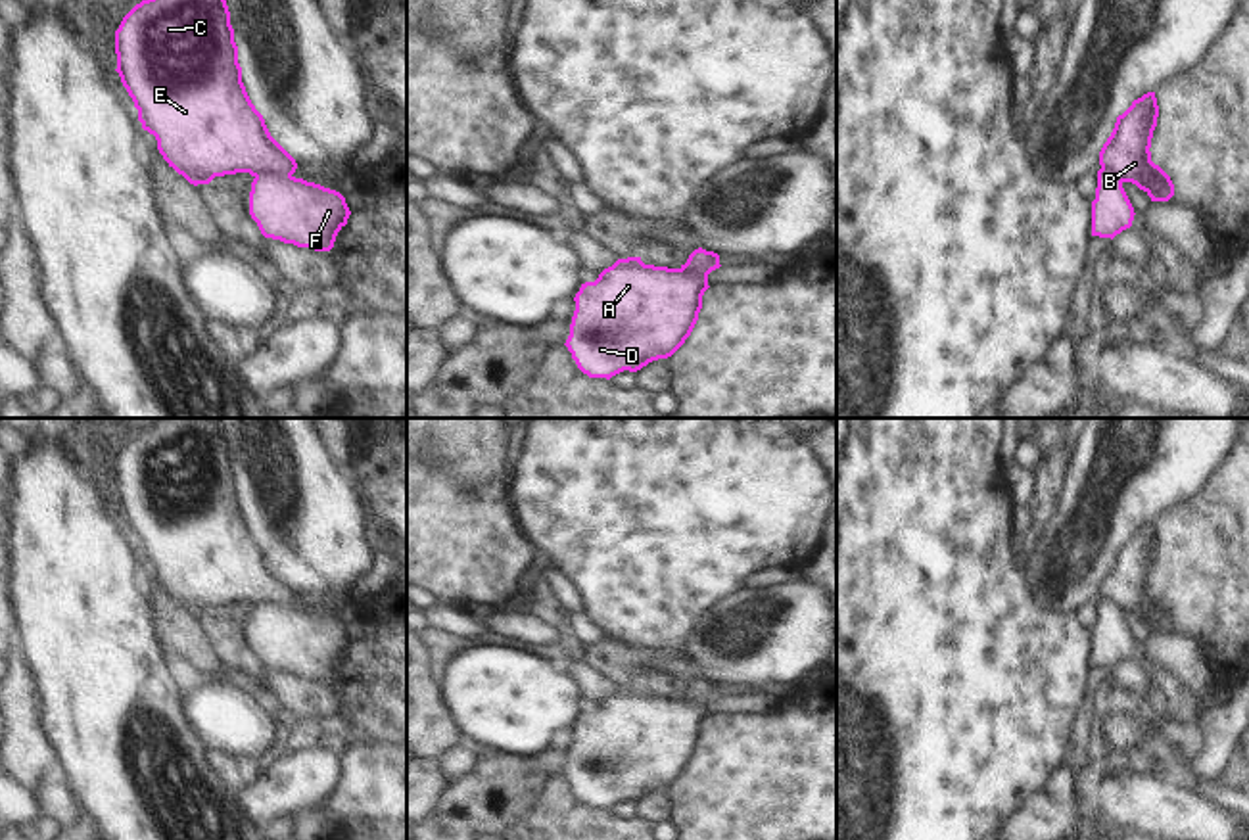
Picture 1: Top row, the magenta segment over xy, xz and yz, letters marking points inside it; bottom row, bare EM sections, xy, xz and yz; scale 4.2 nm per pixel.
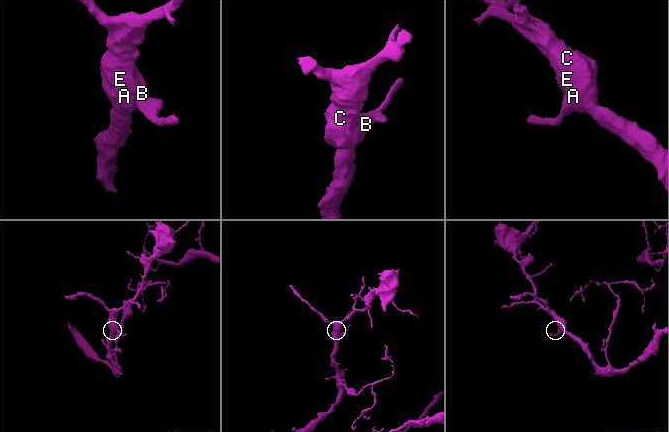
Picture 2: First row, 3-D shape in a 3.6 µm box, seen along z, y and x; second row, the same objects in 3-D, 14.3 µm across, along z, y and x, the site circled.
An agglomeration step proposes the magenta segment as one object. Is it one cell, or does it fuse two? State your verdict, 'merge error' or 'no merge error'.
merge error

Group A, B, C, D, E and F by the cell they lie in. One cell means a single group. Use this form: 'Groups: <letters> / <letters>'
Groups: A B C D E / F

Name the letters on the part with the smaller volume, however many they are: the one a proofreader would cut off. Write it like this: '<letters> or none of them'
F

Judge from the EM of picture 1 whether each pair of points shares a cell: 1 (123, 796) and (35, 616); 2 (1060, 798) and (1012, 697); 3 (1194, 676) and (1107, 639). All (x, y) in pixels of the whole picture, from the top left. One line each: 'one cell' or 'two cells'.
1: one cell
2: two cells
3: one cell

